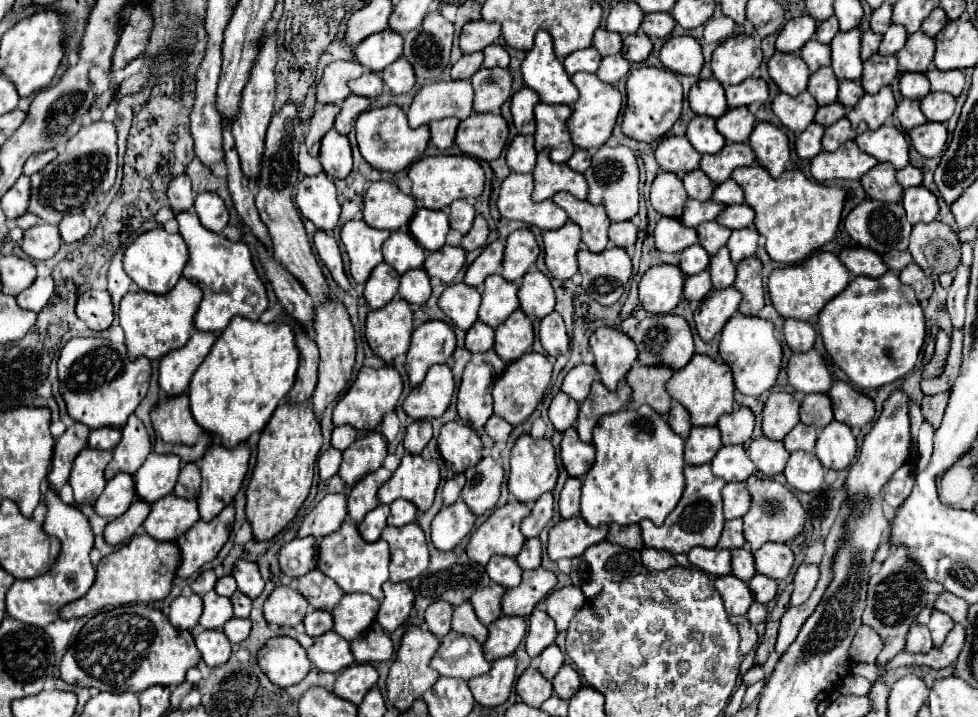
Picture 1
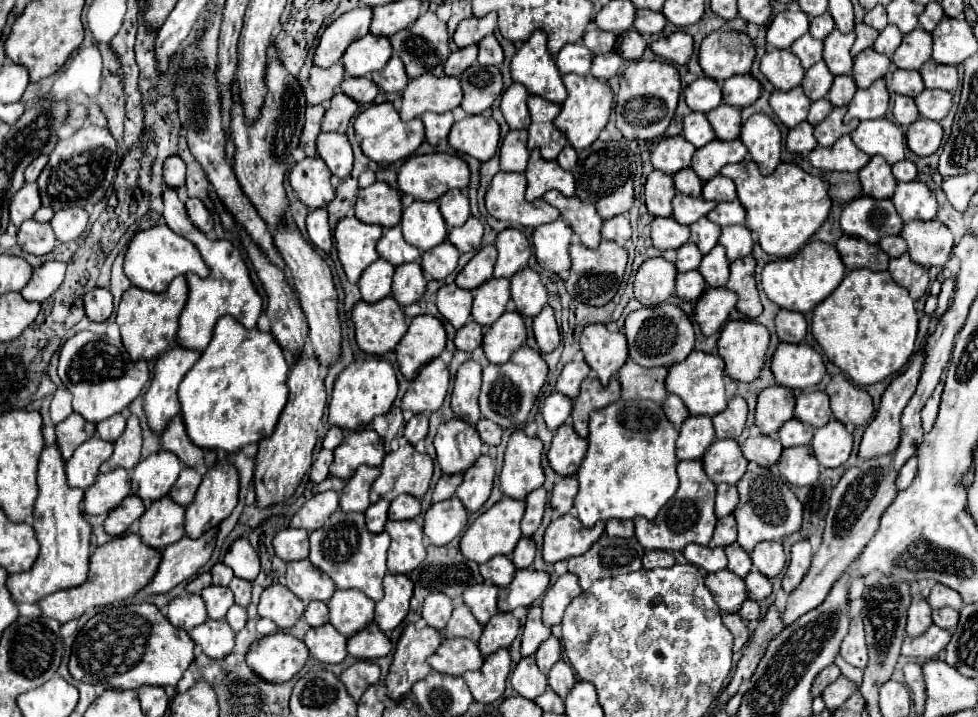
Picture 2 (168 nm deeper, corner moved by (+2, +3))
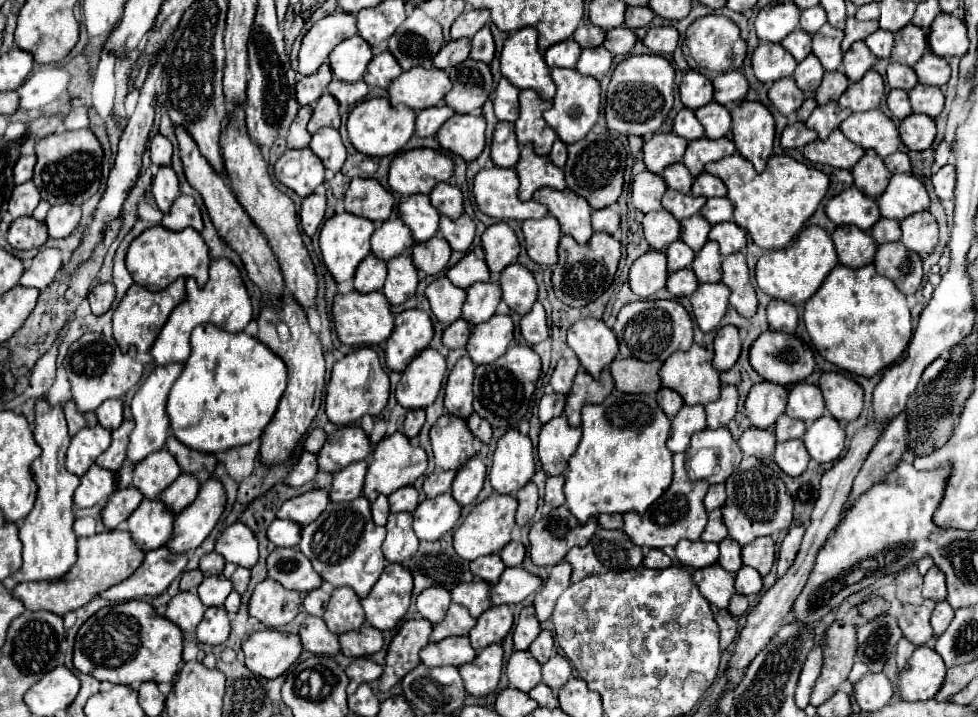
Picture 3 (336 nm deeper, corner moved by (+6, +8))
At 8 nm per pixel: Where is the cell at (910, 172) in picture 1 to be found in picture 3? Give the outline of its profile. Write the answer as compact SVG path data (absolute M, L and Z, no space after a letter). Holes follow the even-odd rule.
M894 152L890 156L884 158L884 164L886 168L892 172L892 174L900 174L900 172L910 172L910 158L906 152Z

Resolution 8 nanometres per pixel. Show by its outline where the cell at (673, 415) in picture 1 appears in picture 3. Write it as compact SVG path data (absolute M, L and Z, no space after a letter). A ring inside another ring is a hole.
M660 388L658 390L658 404L662 406L662 410L666 412L668 418L674 418L676 412L684 406L682 396L678 396L678 392L670 390L670 388Z

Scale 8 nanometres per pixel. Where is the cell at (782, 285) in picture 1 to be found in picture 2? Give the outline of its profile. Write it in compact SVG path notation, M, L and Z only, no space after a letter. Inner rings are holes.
M812 241L792 257L768 263L762 271L762 289L778 307L808 313L840 285L840 281L844 279L844 271L846 269L842 265L842 259L832 245Z

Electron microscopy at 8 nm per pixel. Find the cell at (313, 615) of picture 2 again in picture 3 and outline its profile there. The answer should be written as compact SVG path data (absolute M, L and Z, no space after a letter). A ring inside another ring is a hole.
M316 588L316 590L312 590L312 592L308 592L304 596L304 608L312 616L322 616L328 600L330 600L330 594L326 590L322 590L322 588Z

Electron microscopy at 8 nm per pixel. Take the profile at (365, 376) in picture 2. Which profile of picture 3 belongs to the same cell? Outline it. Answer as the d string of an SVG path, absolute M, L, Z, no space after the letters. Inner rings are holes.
M358 348L338 360L332 368L332 378L326 388L326 416L336 426L356 424L364 414L380 414L388 402L388 394L390 382L378 360L378 354L372 348Z

